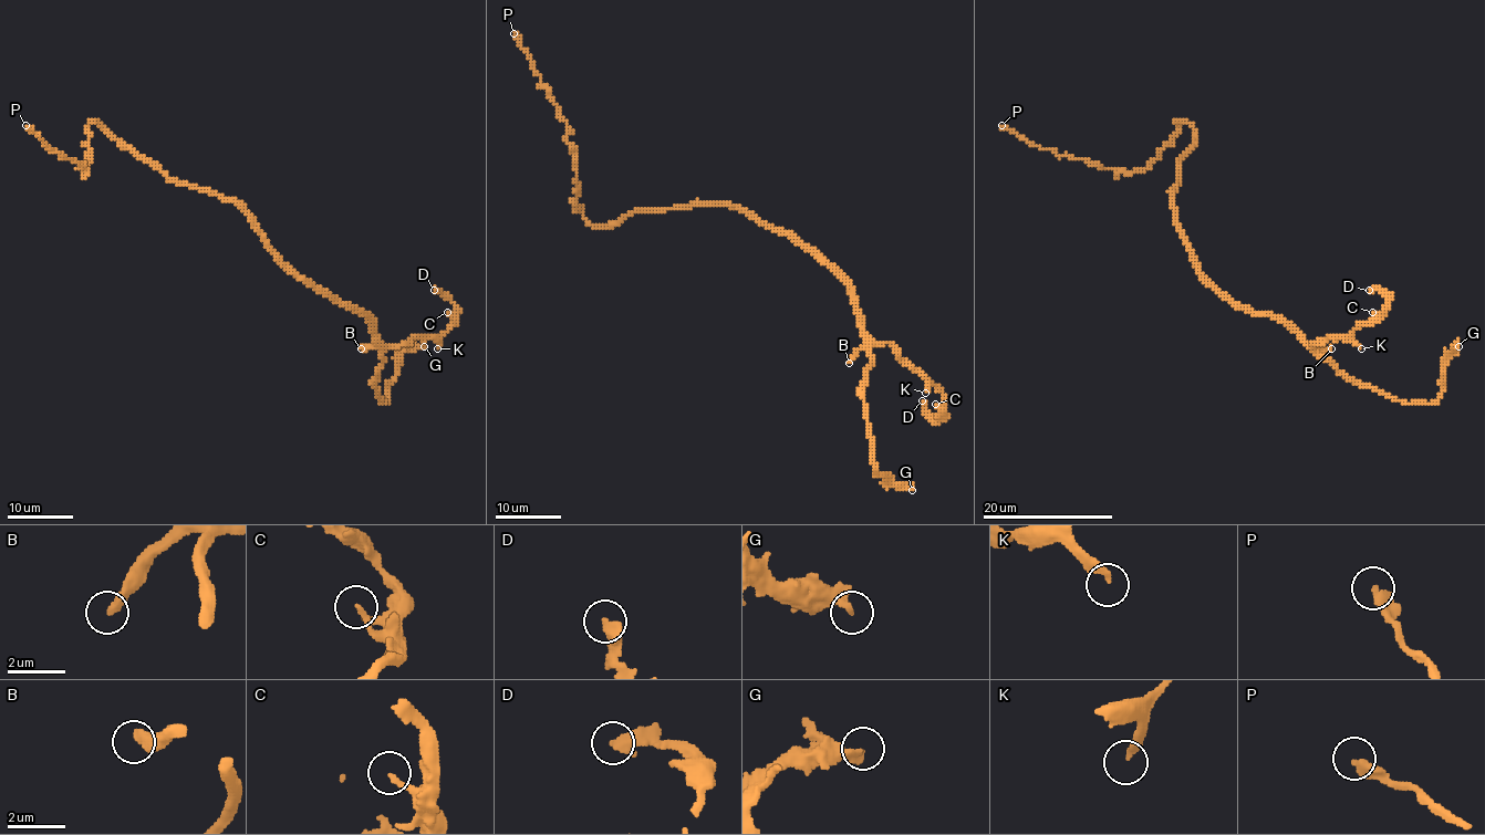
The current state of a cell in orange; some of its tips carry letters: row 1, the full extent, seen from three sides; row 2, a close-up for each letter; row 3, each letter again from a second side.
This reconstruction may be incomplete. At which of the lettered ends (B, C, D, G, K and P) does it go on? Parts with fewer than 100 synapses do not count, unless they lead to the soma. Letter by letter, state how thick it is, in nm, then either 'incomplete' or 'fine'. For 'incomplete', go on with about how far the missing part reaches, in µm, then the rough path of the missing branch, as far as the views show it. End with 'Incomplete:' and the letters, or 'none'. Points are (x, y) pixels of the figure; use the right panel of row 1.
B: 400 nm | incomplete | 25 µm | (1331, 348), (1338, 331), (1338, 313), (1366, 289), (1380, 286), (1401, 303), (1411, 302)
C: 150 nm | fine
D: 440 nm | fine
G: 260 nm | fine
K: 240 nm | incomplete | 20 µm | (1361, 348), (1382, 368), (1404, 368), (1416, 347), (1433, 330)
P: 400 nm | fine
Incomplete: B, K

